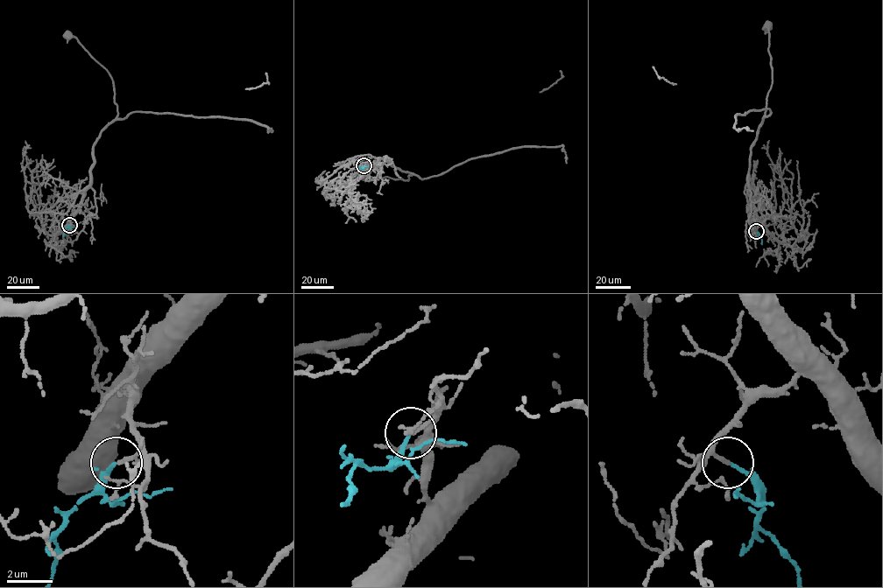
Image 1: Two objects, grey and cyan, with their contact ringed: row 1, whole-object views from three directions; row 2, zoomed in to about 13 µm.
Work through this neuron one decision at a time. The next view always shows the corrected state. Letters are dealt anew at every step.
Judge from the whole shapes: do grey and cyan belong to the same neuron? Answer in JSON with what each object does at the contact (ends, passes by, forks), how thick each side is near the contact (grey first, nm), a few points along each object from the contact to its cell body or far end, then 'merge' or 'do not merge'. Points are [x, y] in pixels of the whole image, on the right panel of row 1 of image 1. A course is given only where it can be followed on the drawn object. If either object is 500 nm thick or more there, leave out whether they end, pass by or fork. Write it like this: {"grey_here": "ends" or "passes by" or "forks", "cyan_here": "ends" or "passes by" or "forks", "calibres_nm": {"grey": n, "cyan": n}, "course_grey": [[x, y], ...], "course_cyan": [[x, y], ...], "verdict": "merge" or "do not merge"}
{"grey_here": "ends", "cyan_here": "ends", "calibres_nm": {"grey": 160, "cyan": 140}, "course_grey": [[756, 232], [761, 221], [749, 192], [750, 147], [765, 115], [772, 83], [768, 26]], "course_cyan": [[756, 232], [762, 244]], "verdict": "merge"}

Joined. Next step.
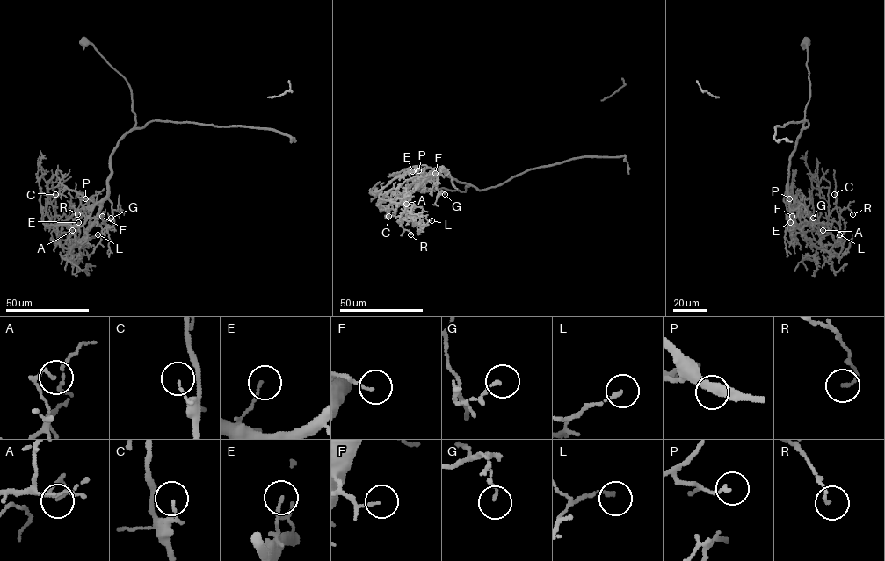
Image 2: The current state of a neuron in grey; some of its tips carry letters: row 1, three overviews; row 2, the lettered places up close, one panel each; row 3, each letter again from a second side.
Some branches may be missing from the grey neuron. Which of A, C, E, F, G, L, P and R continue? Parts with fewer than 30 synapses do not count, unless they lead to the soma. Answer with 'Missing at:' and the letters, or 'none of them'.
Missing at: none of them

